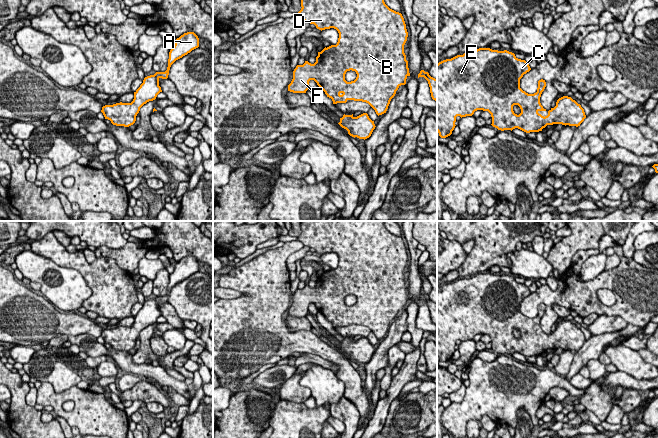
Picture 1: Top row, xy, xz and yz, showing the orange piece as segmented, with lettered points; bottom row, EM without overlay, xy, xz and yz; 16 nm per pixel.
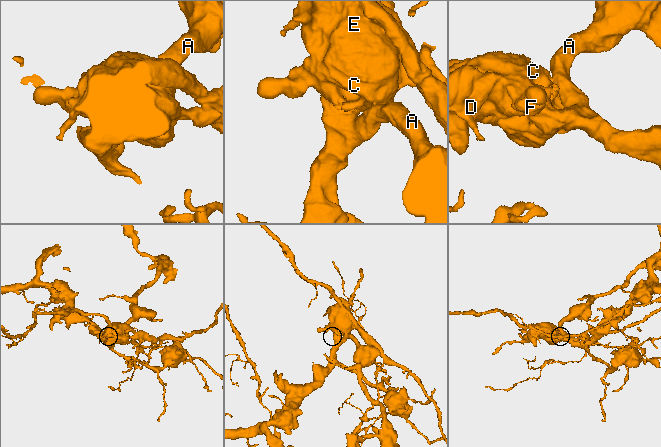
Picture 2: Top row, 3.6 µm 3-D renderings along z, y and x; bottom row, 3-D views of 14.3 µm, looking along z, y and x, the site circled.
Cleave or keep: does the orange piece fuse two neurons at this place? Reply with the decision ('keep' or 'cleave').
keep

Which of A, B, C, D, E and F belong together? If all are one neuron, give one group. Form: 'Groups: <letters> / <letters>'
Groups: A B C D E F

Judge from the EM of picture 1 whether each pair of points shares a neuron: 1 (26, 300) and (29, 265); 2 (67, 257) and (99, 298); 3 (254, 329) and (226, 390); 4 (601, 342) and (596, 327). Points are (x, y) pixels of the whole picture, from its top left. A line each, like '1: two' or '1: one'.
1: two
2: one
3: two
4: two

